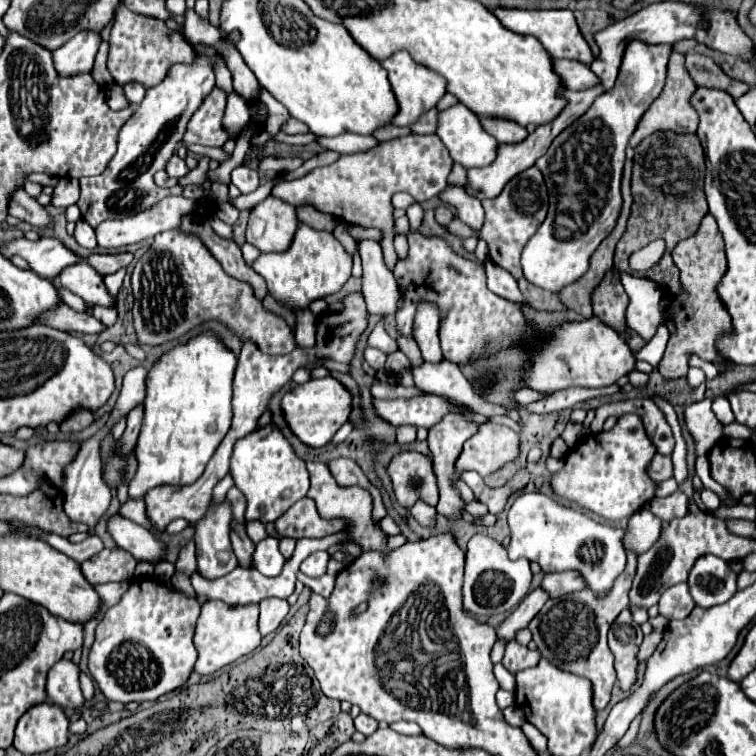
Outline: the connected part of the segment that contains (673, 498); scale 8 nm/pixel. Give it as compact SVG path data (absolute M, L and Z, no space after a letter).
M676 491L664 499L652 499L648 509L654 513L654 515L660 515L662 521L672 521L676 517L684 517L688 513L688 501L686 501L686 495L682 491Z

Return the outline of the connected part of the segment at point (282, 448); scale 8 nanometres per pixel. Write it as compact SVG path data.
M274 423L256 429L254 433L250 433L248 437L240 439L234 445L230 475L236 487L248 499L246 521L250 519L258 519L262 523L276 521L282 513L286 513L290 505L304 499L310 489L306 463L296 455L288 439L282 435L282 431Z

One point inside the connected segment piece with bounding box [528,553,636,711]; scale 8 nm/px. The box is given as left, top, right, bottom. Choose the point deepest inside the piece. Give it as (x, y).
(570, 631)

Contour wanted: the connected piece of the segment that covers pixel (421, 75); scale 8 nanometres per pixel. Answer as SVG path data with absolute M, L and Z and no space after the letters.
M396 51L392 57L388 57L386 61L382 61L382 67L388 69L388 81L392 85L392 91L398 99L398 115L392 119L392 125L398 127L410 127L412 123L416 123L428 109L434 109L438 105L438 101L444 97L446 93L446 81L444 77L440 77L438 73L418 65L408 51Z

